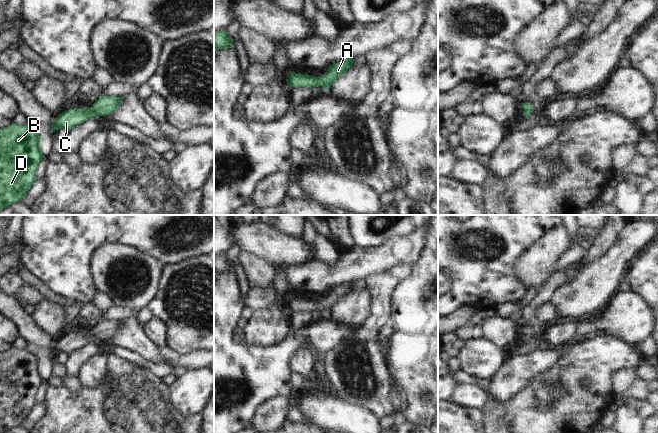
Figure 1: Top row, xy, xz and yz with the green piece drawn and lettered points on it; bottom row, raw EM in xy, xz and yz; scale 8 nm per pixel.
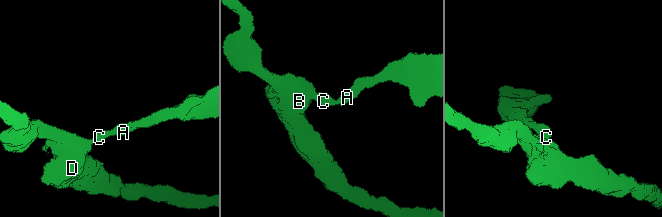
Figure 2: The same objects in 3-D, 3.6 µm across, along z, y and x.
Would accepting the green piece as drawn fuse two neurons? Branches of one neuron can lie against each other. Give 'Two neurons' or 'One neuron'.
One neuron

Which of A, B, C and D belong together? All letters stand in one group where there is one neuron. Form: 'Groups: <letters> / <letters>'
Groups: A B C D

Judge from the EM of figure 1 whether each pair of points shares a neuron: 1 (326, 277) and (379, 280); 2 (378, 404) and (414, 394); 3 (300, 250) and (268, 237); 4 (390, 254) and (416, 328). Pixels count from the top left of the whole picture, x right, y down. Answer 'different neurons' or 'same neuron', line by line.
1: different neurons
2: different neurons
3: same neuron
4: different neurons

